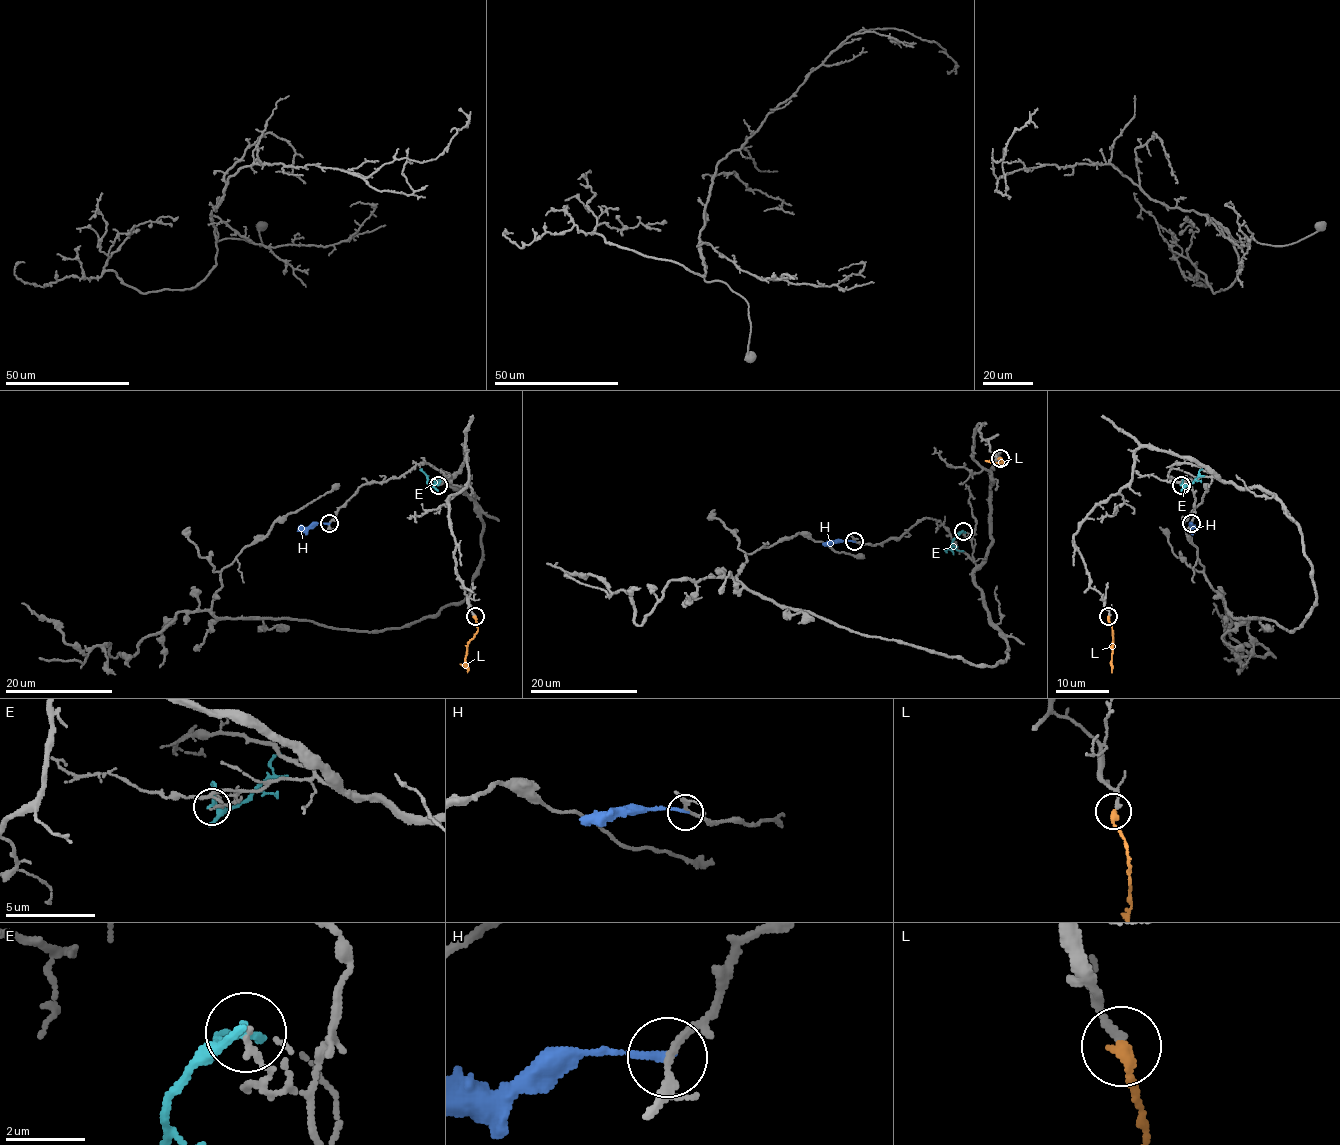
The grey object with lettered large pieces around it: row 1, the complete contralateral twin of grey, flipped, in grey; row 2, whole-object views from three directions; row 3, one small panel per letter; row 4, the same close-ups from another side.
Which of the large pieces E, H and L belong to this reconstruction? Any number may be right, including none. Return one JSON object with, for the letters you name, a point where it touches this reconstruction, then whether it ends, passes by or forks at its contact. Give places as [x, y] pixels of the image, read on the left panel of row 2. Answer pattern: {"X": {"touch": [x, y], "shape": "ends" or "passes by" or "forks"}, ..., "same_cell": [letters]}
{"L": {"touch": [475, 616], "shape": "ends"}, "same_cell": ["L"]}

